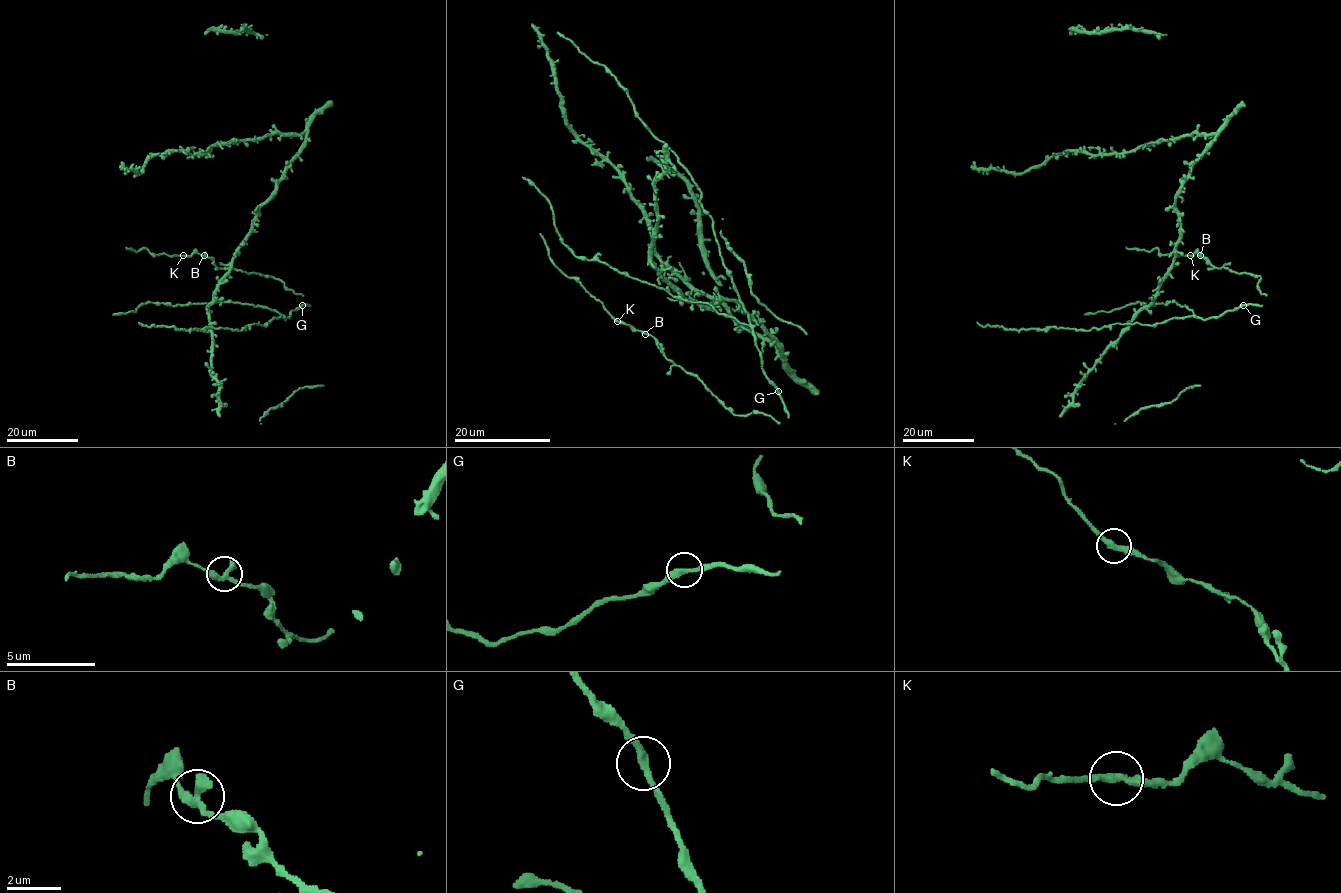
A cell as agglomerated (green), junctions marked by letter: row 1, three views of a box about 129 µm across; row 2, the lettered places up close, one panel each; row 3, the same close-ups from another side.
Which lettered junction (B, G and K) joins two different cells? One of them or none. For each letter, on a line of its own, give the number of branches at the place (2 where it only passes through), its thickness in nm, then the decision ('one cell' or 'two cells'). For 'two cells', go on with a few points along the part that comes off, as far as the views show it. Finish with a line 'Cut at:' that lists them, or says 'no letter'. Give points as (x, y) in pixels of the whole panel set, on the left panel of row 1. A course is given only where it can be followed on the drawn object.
B: 2 | 320 nm | one cell
G: 2 | 280 nm | one cell
K: 2 | 300 nm | one cell
Cut at: no letter

